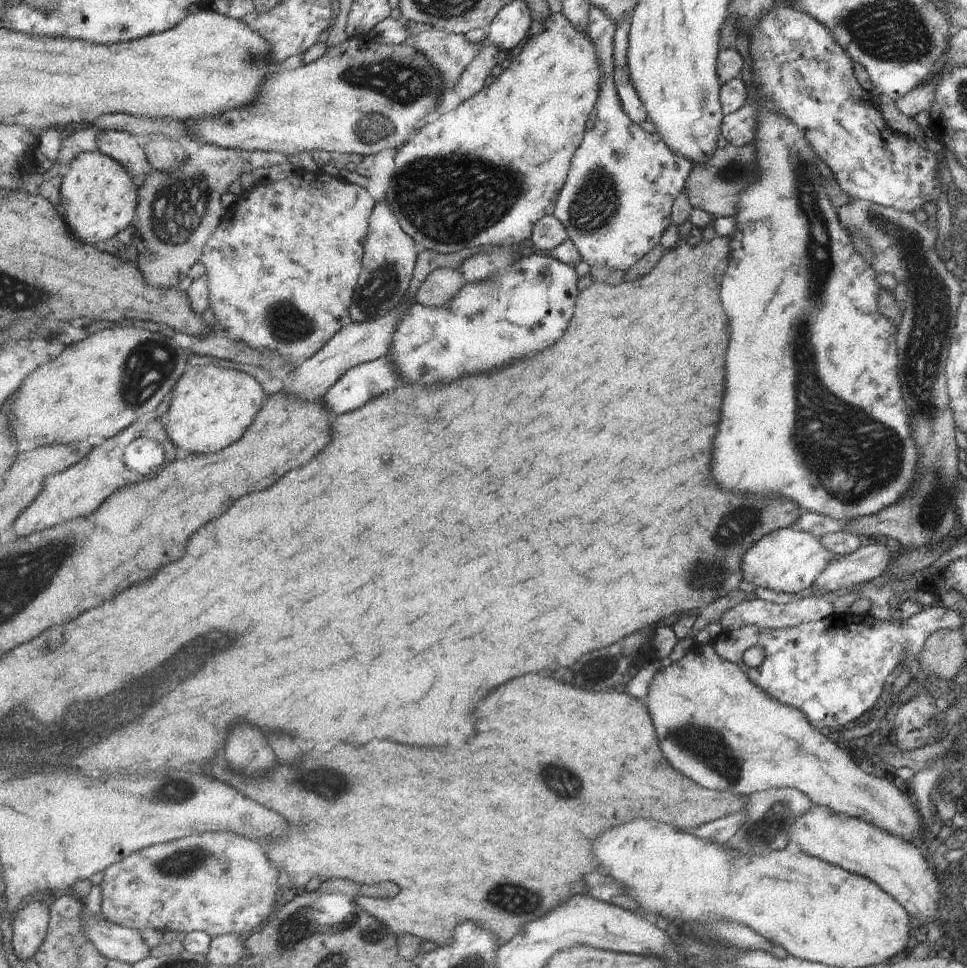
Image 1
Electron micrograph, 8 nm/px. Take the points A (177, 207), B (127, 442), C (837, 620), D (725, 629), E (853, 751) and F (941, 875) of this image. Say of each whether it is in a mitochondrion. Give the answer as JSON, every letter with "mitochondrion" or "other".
{"A":"mitochondrion","B":"other","C":"other","D":"other","E":"other","F":"other"}

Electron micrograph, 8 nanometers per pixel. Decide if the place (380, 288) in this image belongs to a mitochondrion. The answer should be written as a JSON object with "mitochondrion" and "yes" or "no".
{"mitochondrion":"yes"}

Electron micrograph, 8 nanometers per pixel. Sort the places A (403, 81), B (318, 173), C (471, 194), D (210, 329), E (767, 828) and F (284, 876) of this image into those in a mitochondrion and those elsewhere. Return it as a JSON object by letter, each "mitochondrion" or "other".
{"A":"mitochondrion","B":"other","C":"mitochondrion","D":"other","E":"mitochondrion","F":"other"}

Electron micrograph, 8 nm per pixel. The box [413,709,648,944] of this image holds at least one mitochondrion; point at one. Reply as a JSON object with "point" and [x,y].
{"point":[510,898]}

